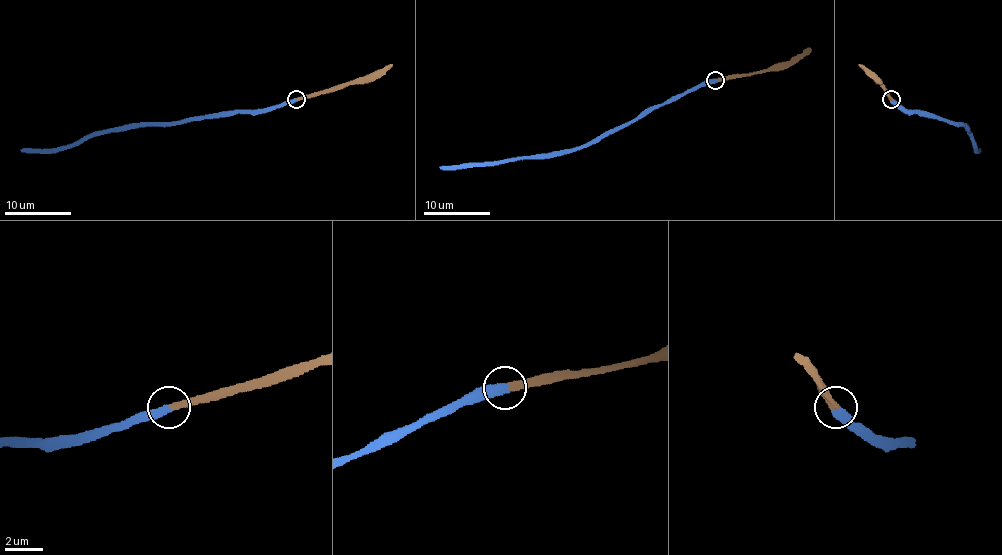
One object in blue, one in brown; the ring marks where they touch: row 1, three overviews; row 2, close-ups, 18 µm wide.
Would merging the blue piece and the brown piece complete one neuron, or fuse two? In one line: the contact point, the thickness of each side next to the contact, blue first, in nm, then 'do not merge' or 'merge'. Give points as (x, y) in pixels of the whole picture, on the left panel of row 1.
at (296, 99); 480 nm thick on the blue side, 360 nm on the other; merge

